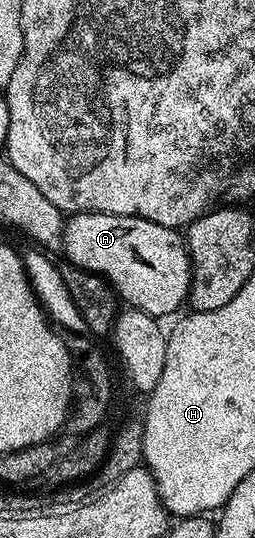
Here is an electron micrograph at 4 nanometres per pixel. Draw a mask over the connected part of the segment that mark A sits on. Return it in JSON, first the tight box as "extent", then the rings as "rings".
{"extent":[60,211,190,317],"rings":[[[80,211],[65,220],[60,247],[66,250],[65,258],[69,262],[107,279],[119,300],[133,310],[163,317],[172,314],[181,303],[187,302],[190,291],[190,251],[186,248],[181,230],[156,225],[156,221],[148,221],[144,217]]]}

